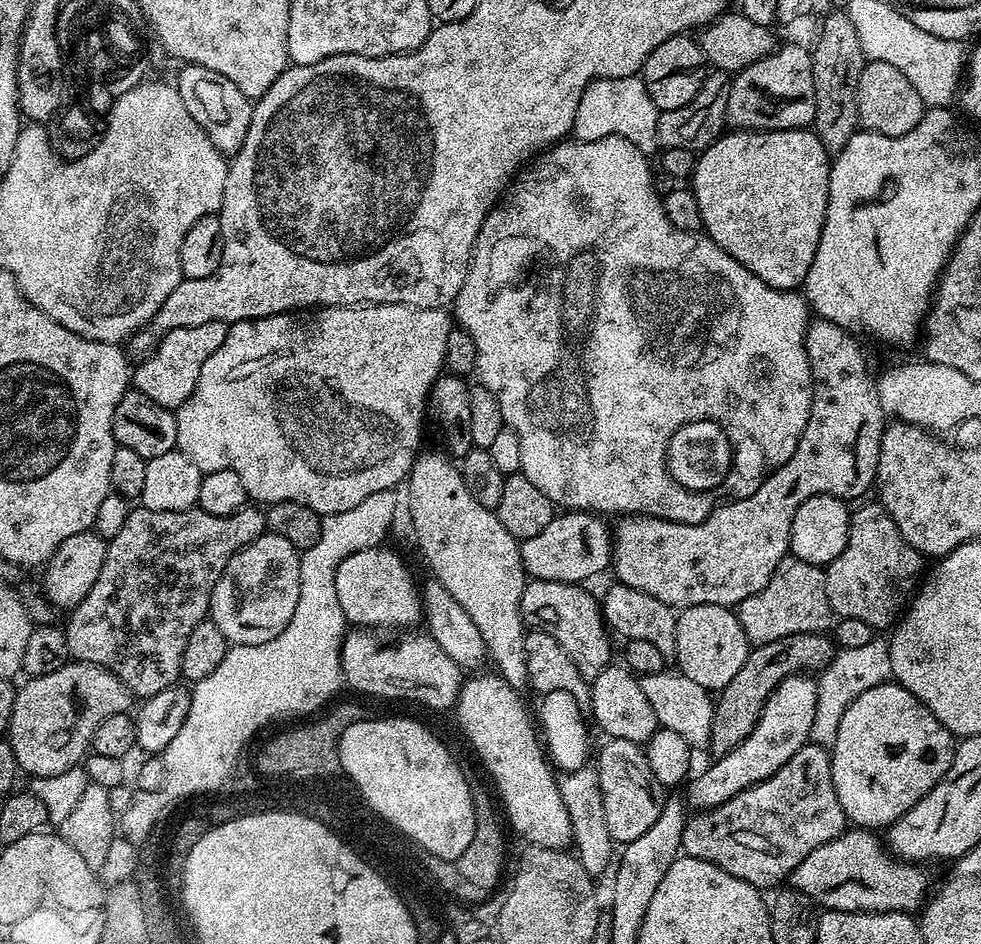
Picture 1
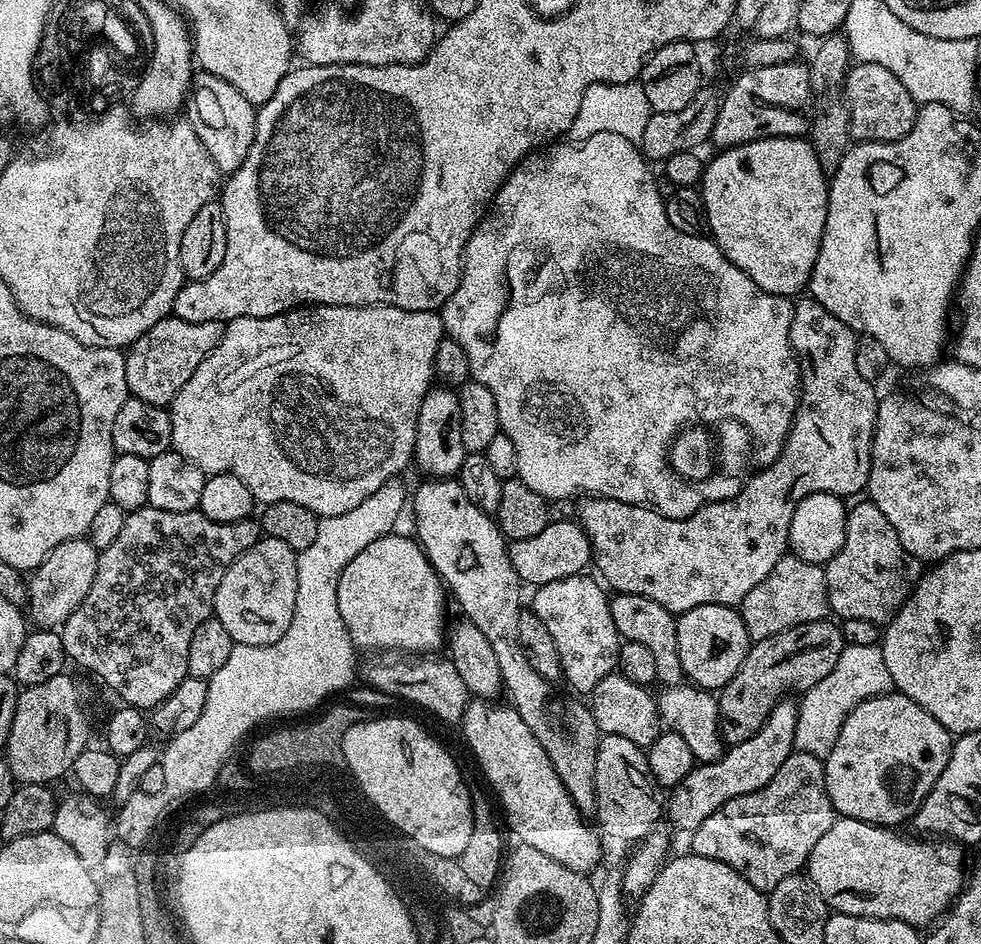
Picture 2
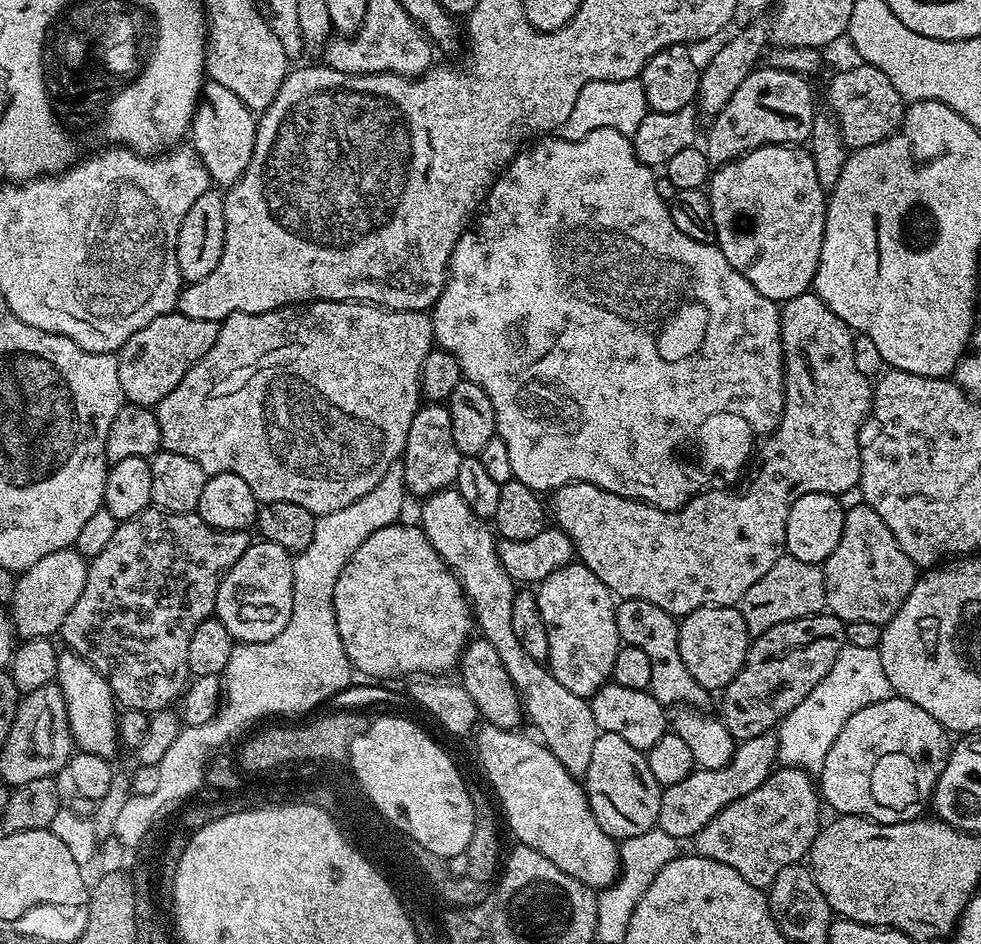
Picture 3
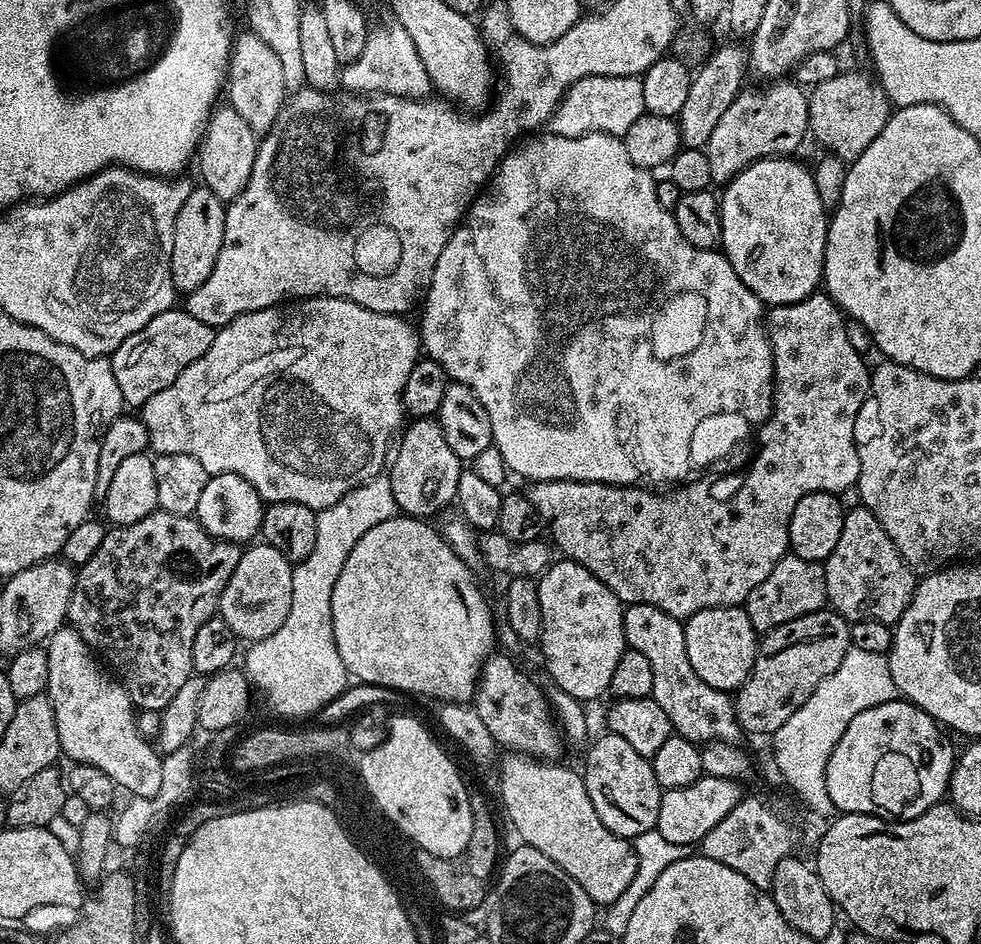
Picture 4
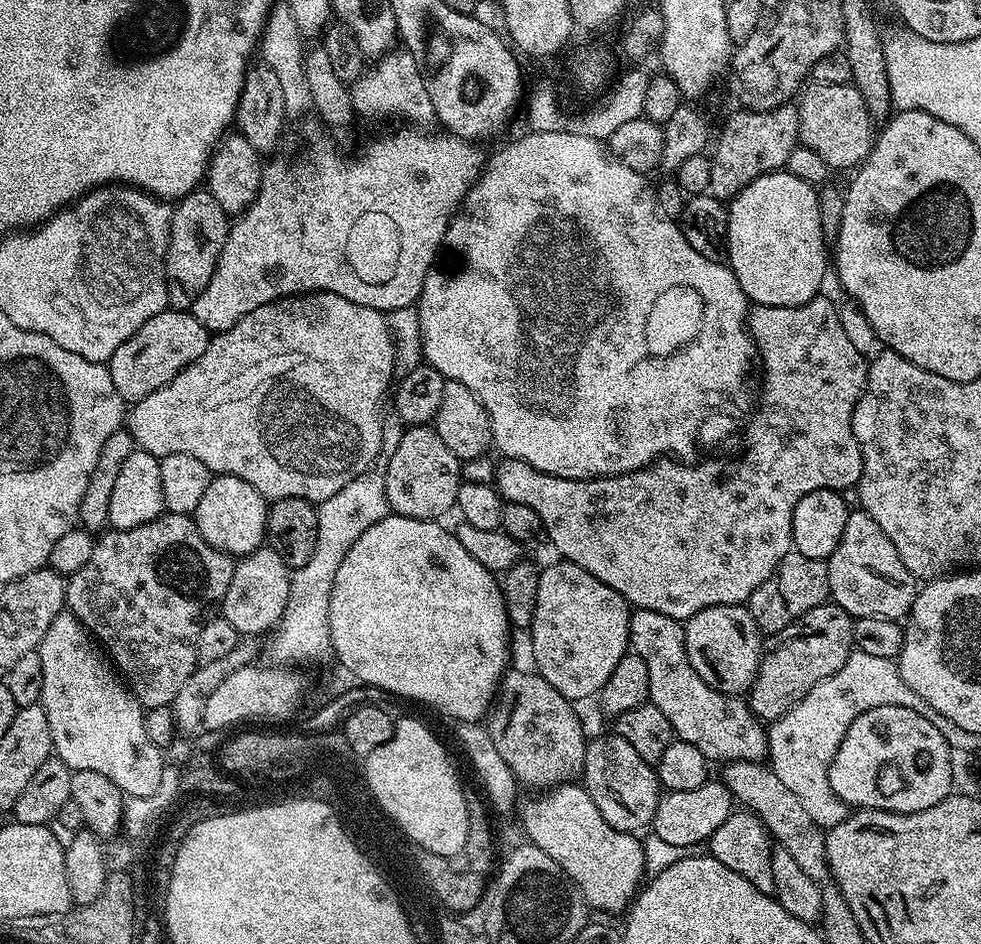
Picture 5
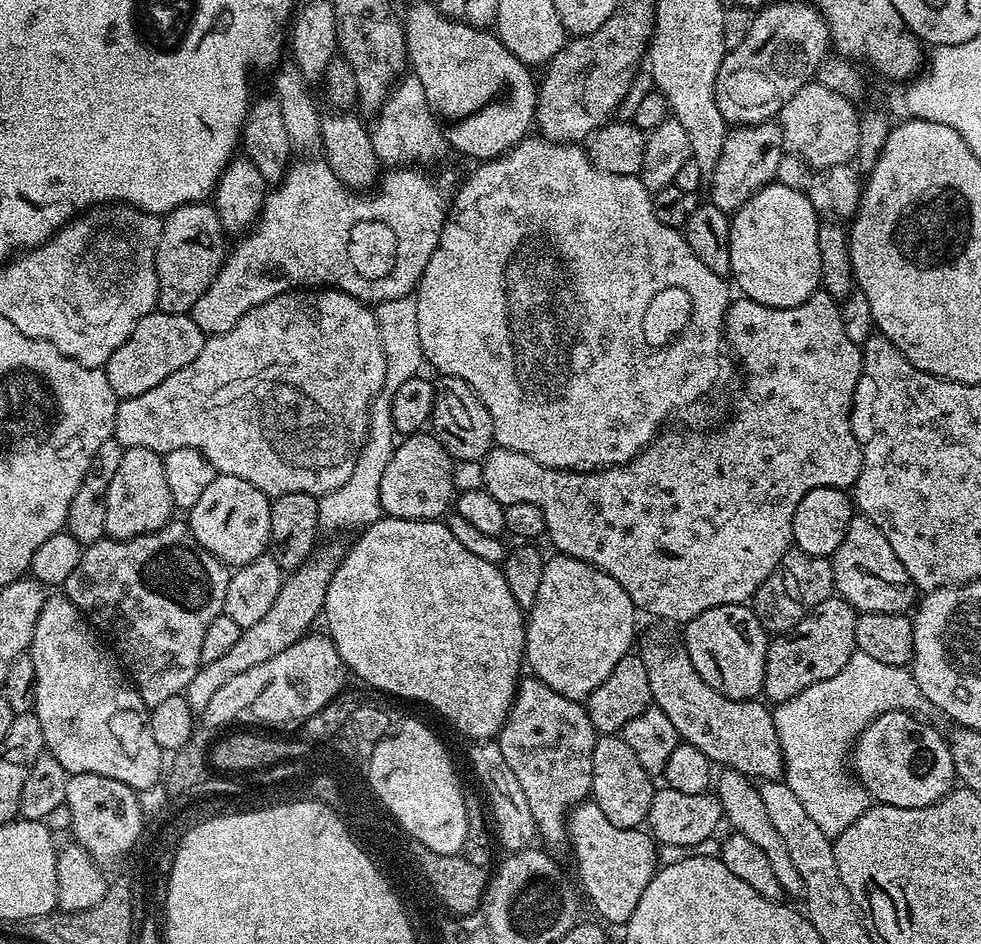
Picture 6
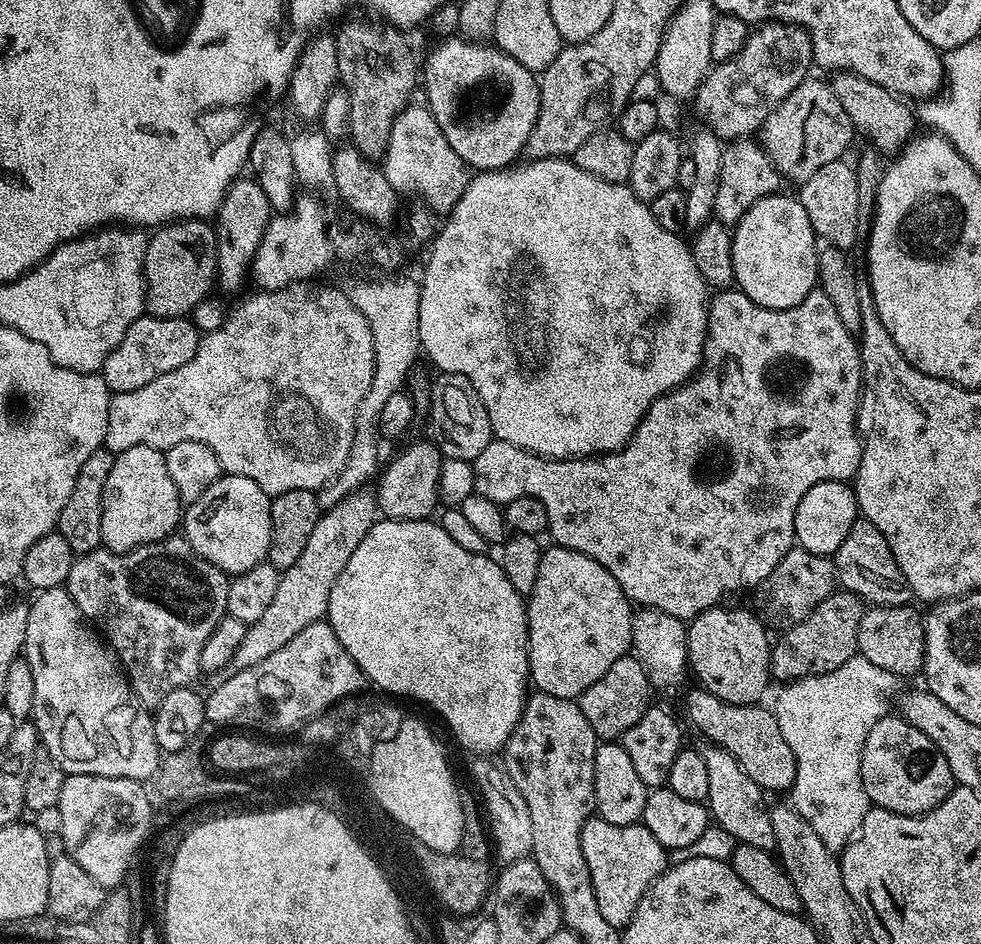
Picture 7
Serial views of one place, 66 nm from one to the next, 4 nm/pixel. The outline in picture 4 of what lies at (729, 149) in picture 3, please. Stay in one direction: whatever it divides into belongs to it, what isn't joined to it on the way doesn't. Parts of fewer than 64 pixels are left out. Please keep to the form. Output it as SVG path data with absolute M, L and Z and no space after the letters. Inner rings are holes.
M781 78L775 82L765 83L764 88L745 87L737 94L734 102L727 107L725 114L719 118L718 124L710 133L710 138L703 146L706 158L710 158L710 178L713 185L723 186L733 180L739 172L746 170L755 160L770 160L774 156L791 157L792 152L804 136L809 135L808 126L808 98L809 93L801 85L788 78Z

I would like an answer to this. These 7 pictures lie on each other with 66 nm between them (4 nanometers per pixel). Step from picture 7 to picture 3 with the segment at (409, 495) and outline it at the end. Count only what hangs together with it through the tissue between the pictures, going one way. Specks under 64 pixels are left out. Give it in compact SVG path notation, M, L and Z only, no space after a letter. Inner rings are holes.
M425 403L414 414L414 422L410 422L410 434L406 434L402 457L405 489L411 495L413 492L419 498L427 498L444 488L453 487L458 478L461 459L458 446L454 446L454 430L450 428L450 410L447 403Z

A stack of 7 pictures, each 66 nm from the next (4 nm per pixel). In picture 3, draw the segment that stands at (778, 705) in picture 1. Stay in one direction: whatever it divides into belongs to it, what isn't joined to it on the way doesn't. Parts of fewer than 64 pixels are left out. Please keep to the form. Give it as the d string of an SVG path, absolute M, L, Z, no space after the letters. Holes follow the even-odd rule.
M775 731L737 743L736 753L732 755L731 762L725 768L697 768L695 772L682 778L682 782L674 782L674 786L661 791L656 819L658 827L679 842L691 841L700 833L702 826L706 826L706 822L714 818L714 814L730 806L730 802L746 798L750 790L758 790L758 786L765 784L777 767L779 755L780 741Z

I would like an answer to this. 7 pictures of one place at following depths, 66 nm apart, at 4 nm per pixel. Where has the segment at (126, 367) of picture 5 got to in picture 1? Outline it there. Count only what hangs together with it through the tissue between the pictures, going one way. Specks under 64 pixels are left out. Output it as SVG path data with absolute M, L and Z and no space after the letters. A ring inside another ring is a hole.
M202 322L202 326L186 326L178 330L165 332L156 341L155 348L135 365L130 376L130 384L135 391L146 394L158 406L177 409L194 394L198 374L202 374L202 362L226 342L229 325L222 322Z

